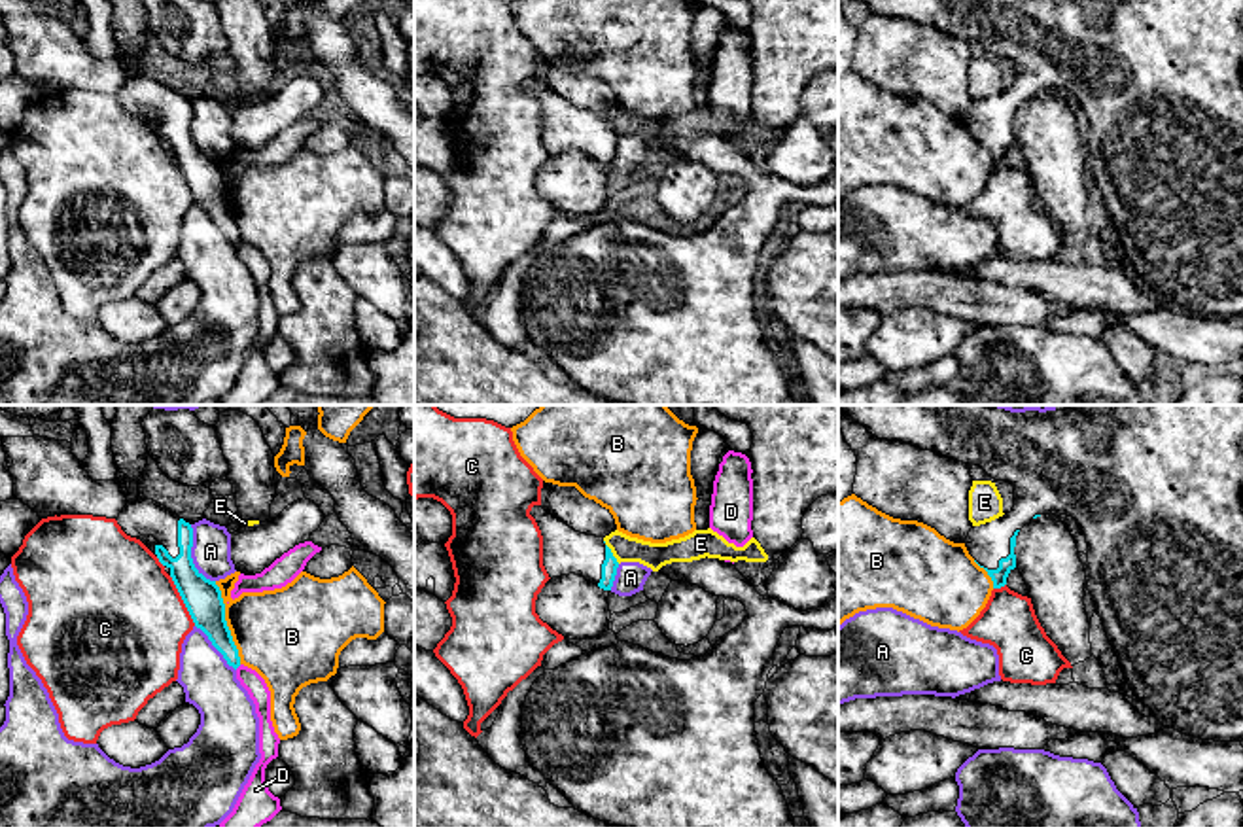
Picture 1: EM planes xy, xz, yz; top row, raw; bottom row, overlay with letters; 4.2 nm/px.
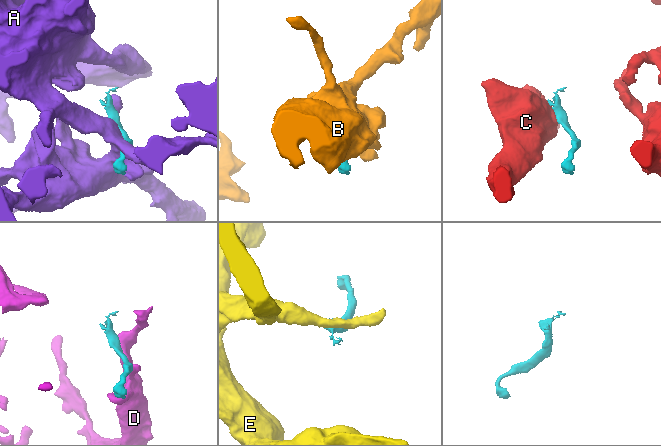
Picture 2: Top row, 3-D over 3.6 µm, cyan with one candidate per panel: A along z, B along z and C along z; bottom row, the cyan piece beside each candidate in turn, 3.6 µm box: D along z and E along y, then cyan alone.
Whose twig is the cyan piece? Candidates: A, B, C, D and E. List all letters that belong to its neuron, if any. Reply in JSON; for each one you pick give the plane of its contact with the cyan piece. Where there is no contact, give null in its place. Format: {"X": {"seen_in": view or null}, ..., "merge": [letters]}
{"merge": []}

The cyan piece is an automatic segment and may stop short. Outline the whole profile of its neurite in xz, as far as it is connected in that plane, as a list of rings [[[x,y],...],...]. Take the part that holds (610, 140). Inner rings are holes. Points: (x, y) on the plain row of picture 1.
[[[534,81],[530,91],[543,112],[543,142],[551,155],[575,150],[611,167],[619,138],[604,114],[575,108],[541,81]]]

